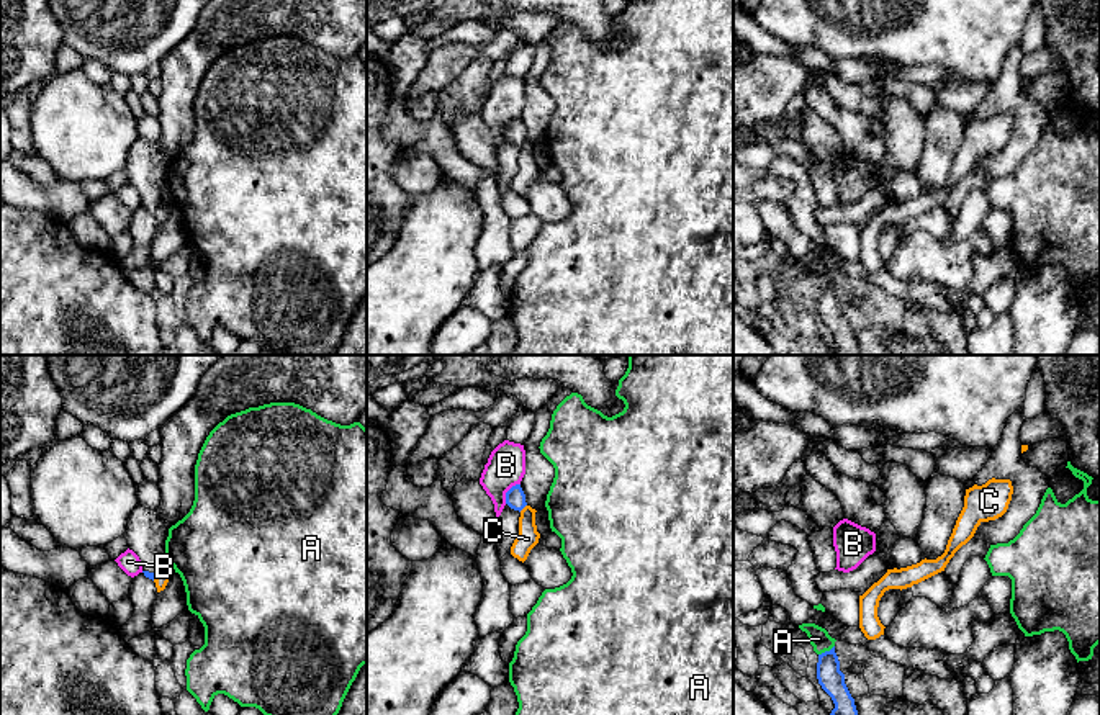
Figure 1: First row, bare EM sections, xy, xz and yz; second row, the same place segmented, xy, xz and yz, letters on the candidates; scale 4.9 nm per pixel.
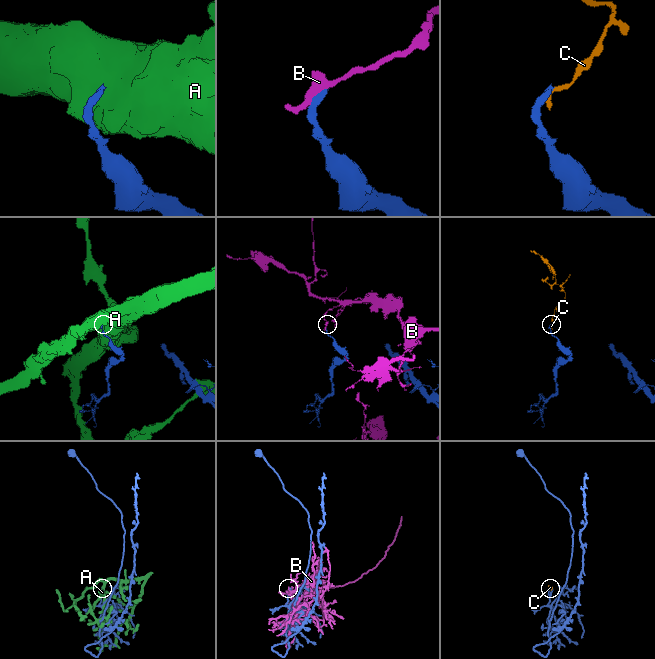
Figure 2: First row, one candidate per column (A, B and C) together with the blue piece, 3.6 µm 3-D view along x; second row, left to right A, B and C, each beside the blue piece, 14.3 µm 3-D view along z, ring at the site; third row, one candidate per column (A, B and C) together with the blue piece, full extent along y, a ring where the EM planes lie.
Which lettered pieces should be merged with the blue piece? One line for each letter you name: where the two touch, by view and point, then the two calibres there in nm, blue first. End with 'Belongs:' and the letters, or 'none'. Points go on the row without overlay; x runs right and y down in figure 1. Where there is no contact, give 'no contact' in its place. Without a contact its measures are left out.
Belongs: none

